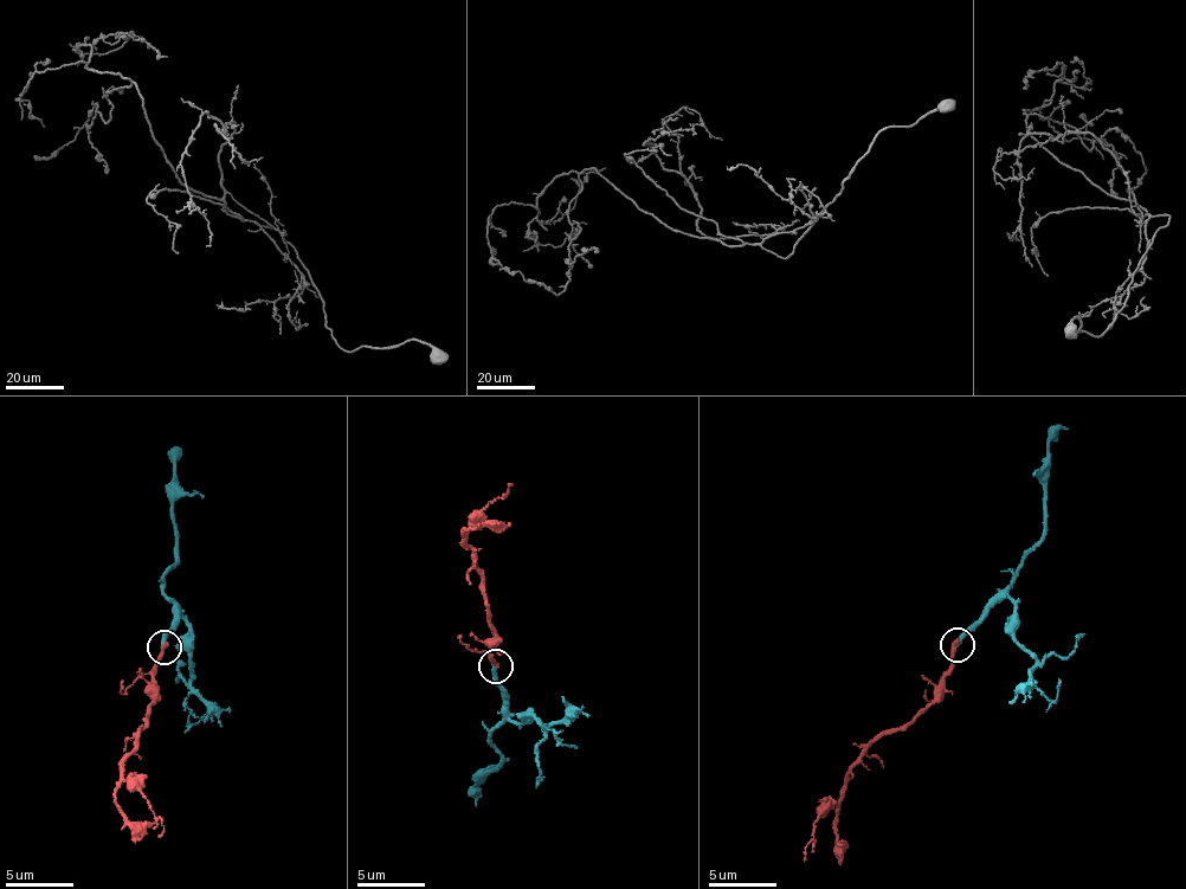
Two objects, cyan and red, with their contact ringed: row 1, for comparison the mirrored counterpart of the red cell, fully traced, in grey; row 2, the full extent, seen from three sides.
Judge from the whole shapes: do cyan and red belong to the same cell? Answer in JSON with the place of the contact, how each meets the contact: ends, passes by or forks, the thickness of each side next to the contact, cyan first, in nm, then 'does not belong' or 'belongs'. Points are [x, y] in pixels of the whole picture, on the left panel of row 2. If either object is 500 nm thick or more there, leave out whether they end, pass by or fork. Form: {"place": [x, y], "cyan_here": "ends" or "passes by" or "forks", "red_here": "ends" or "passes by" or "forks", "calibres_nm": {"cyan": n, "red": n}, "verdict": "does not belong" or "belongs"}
{"place": [163, 648], "cyan_here": "ends", "red_here": "ends", "calibres_nm": {"cyan": 260, "red": 260}, "verdict": "does not belong"}

